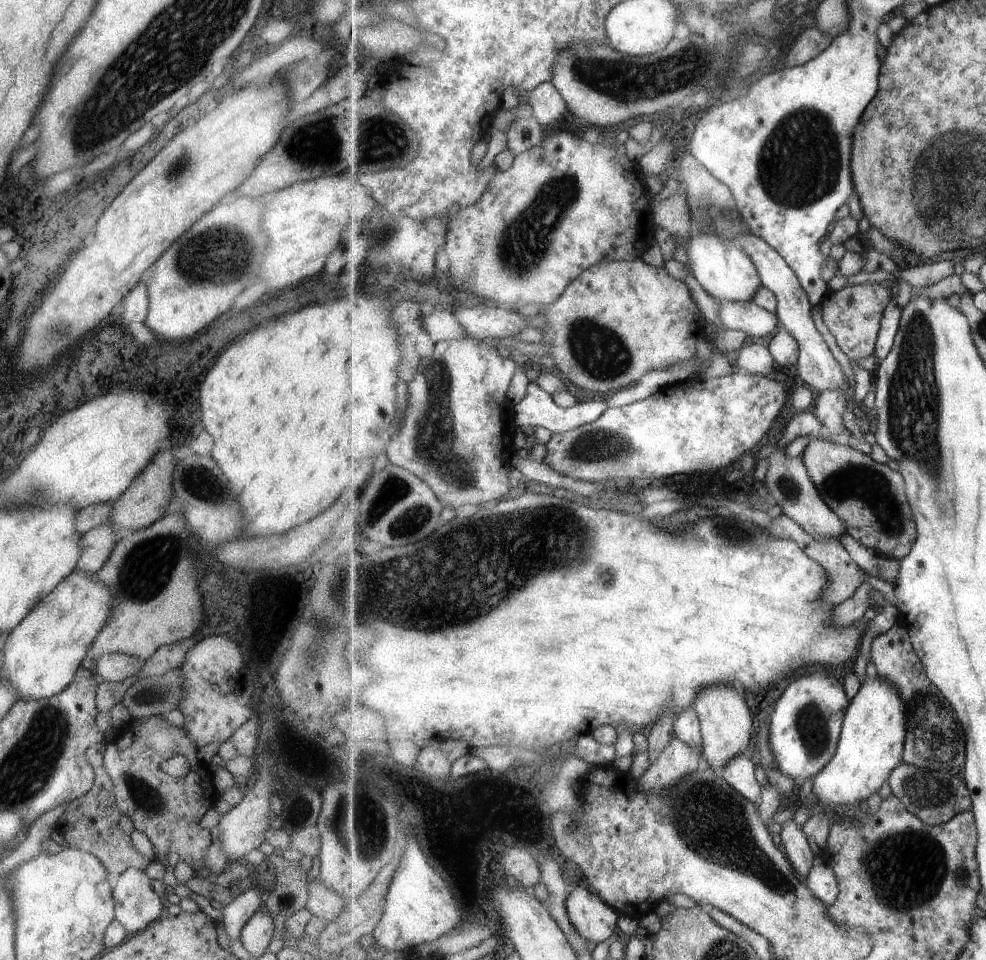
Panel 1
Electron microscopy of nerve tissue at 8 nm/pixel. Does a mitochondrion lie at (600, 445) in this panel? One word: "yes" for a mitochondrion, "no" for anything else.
yes

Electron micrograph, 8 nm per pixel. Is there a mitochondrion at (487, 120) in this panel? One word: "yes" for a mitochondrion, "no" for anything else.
no

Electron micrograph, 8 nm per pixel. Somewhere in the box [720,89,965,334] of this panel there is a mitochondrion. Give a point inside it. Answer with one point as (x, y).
(799, 164)

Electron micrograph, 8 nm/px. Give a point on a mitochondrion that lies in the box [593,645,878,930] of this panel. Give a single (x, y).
(712, 821)

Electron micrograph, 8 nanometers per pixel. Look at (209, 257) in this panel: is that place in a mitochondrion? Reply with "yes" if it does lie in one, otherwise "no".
yes

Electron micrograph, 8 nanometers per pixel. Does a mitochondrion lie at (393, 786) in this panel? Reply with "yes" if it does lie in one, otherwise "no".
no

